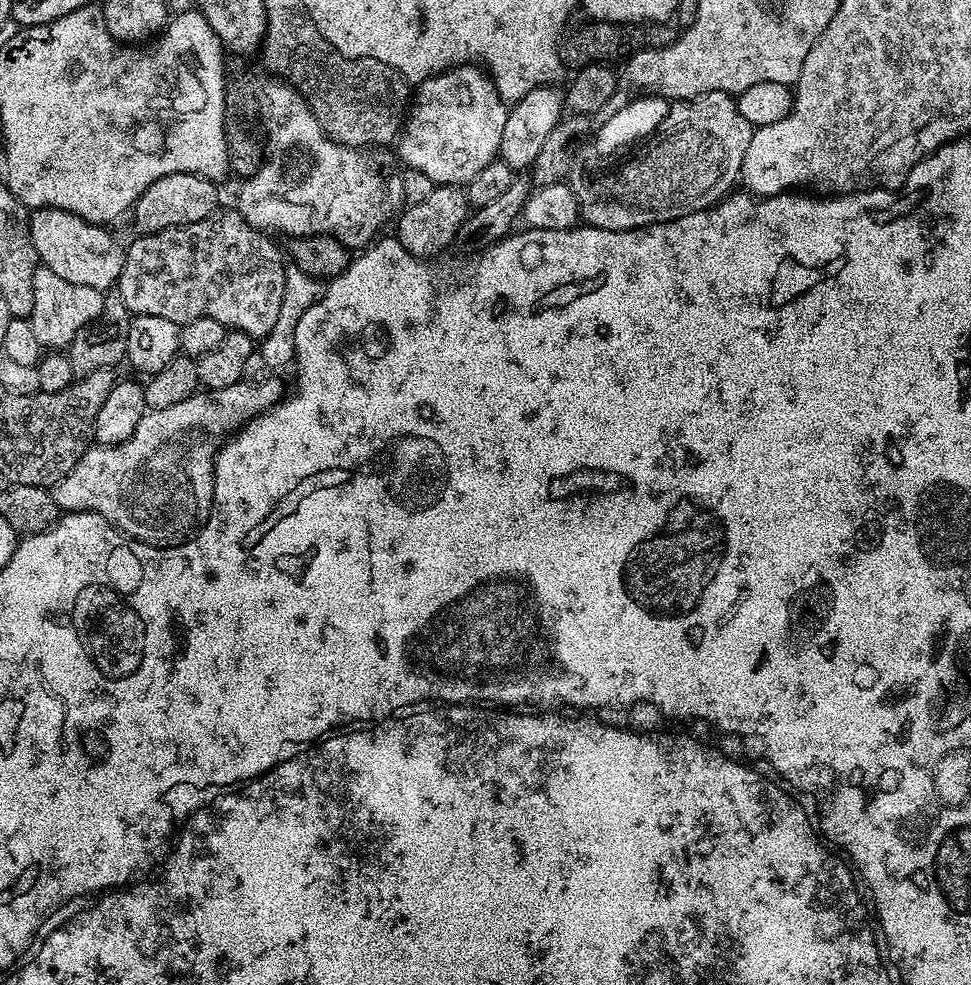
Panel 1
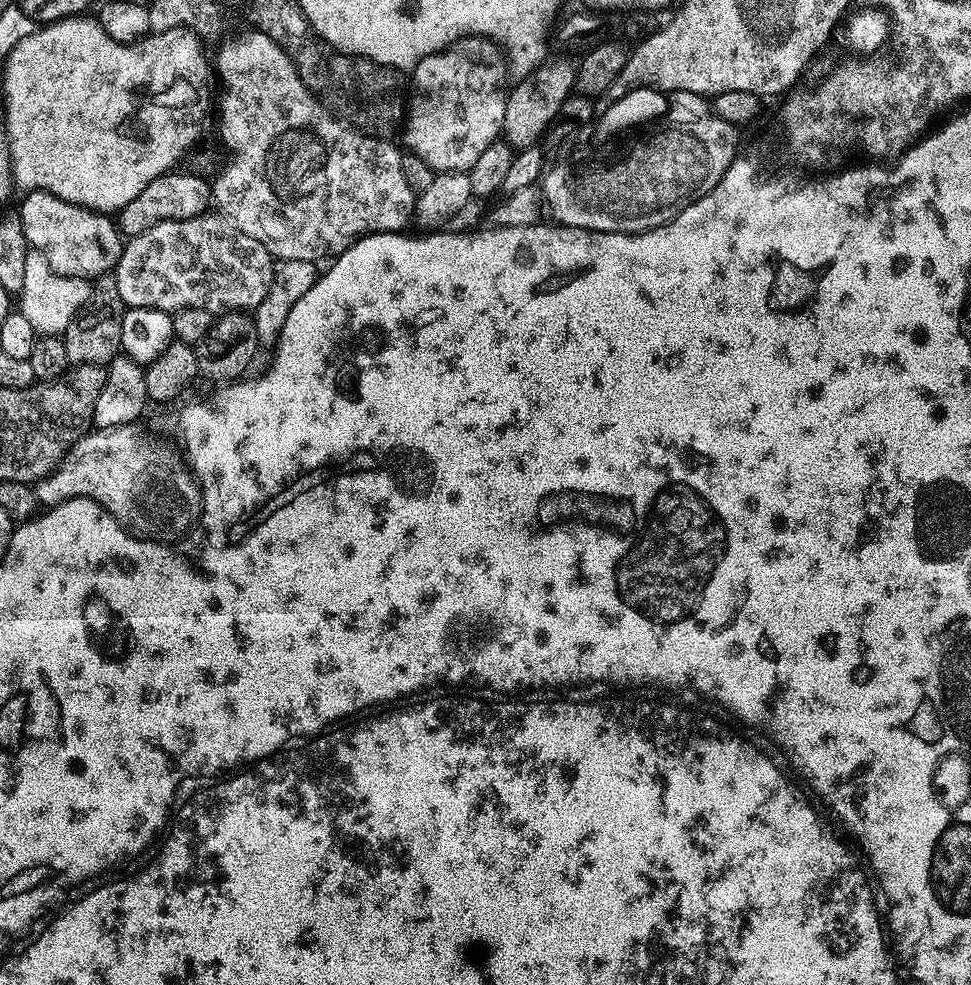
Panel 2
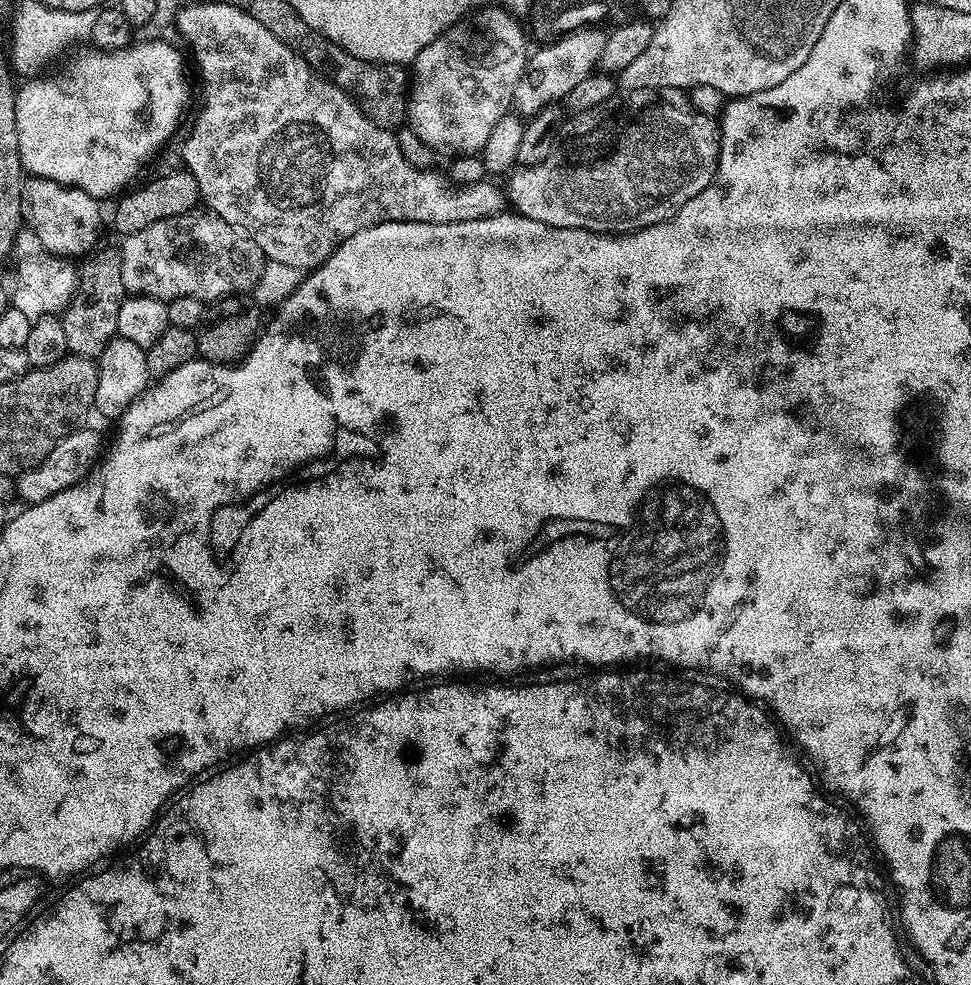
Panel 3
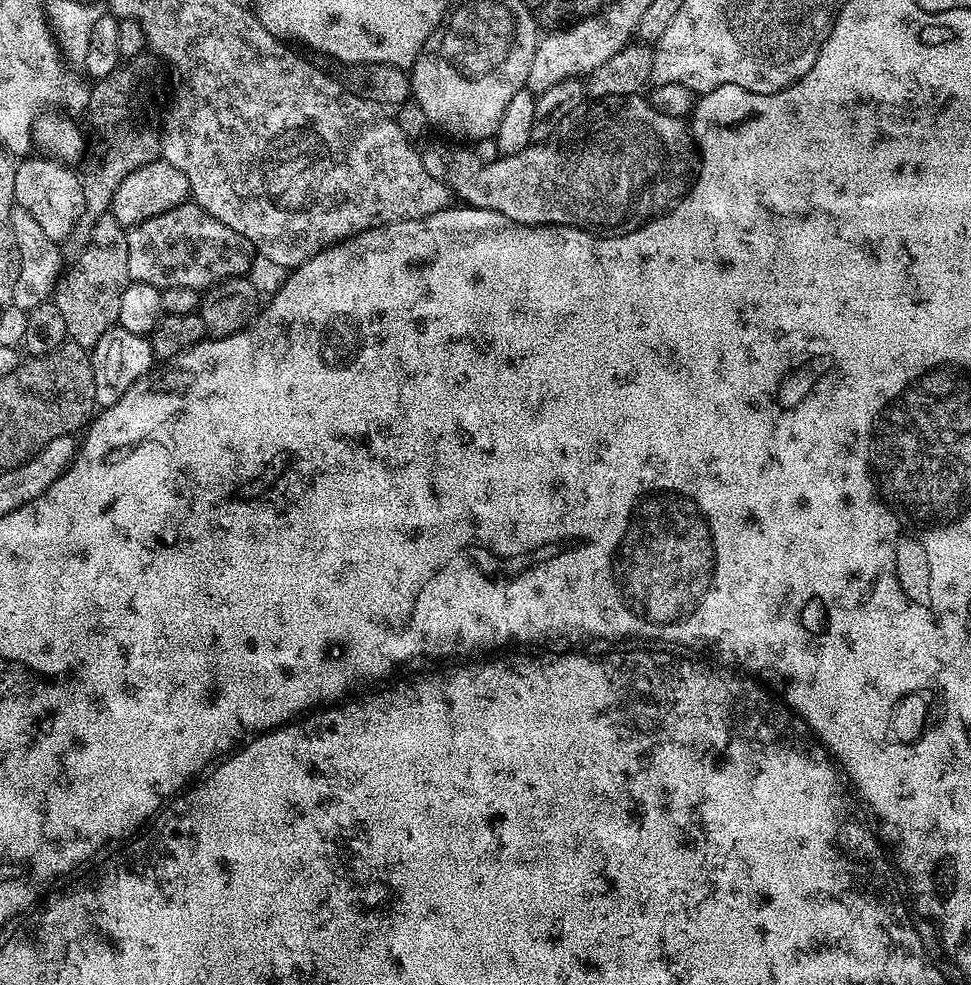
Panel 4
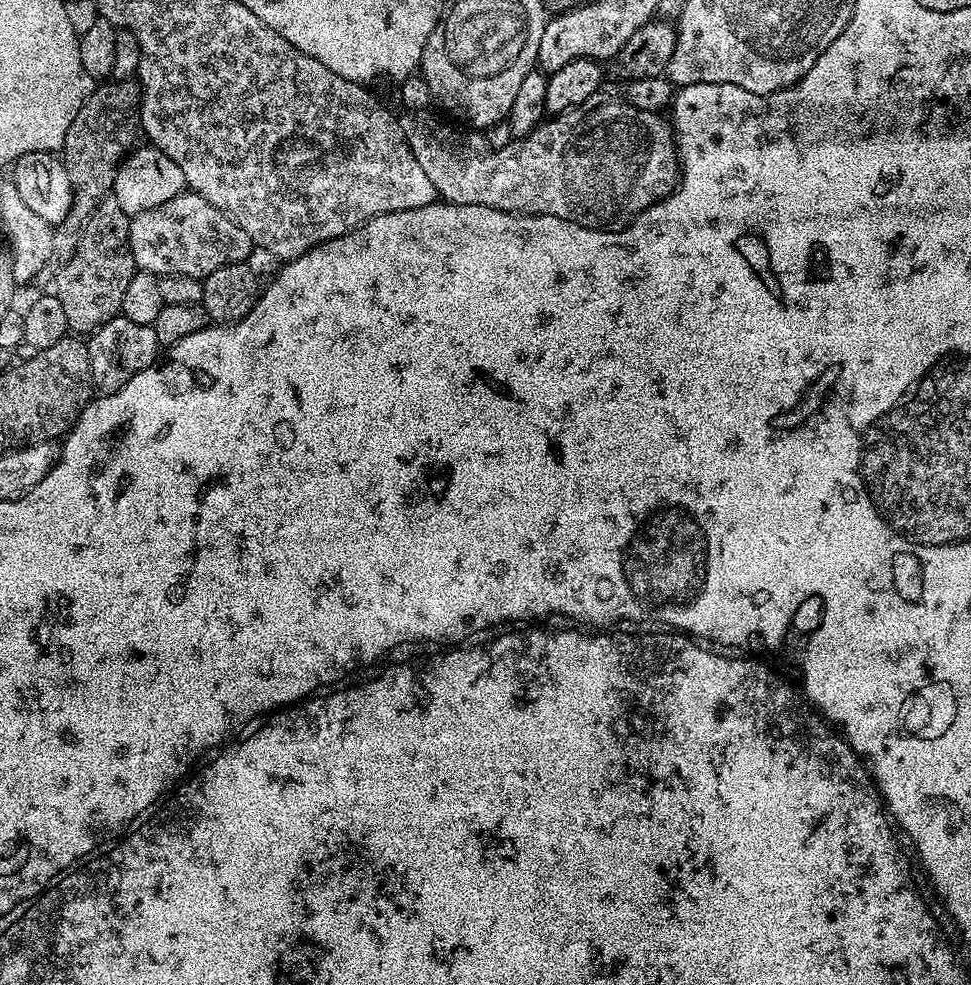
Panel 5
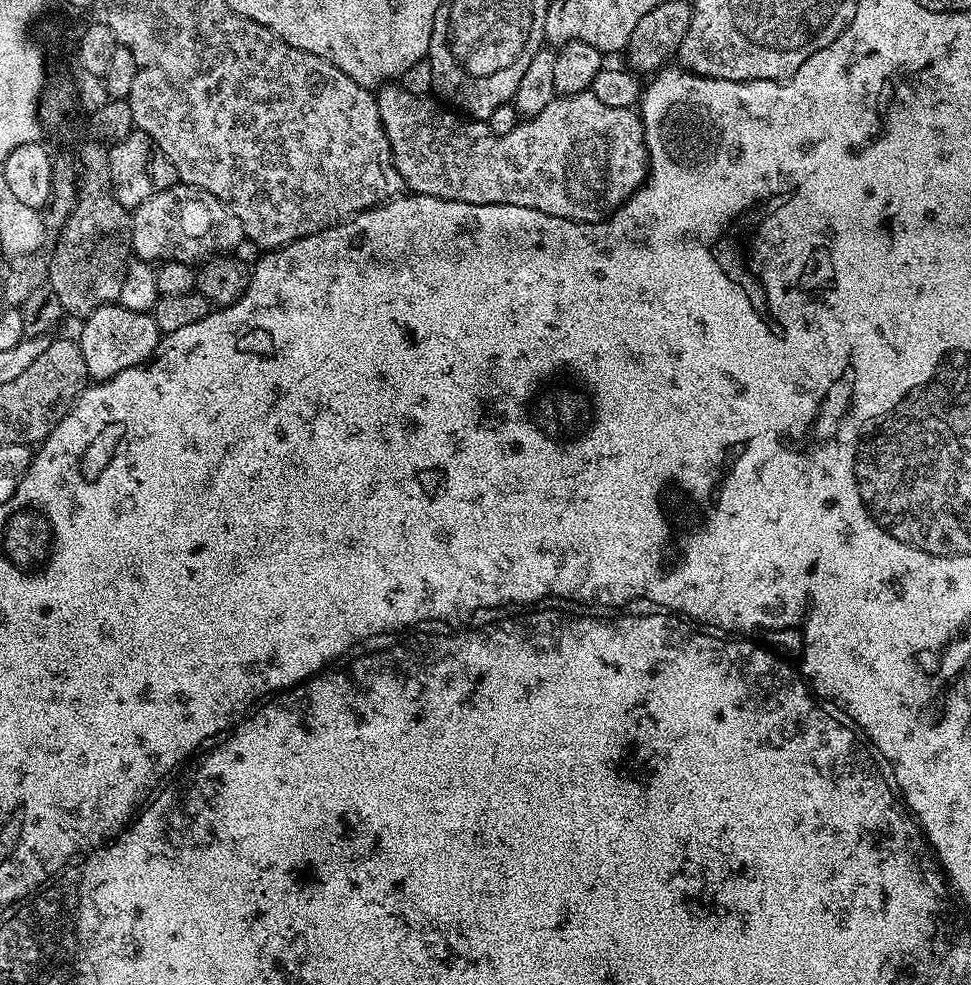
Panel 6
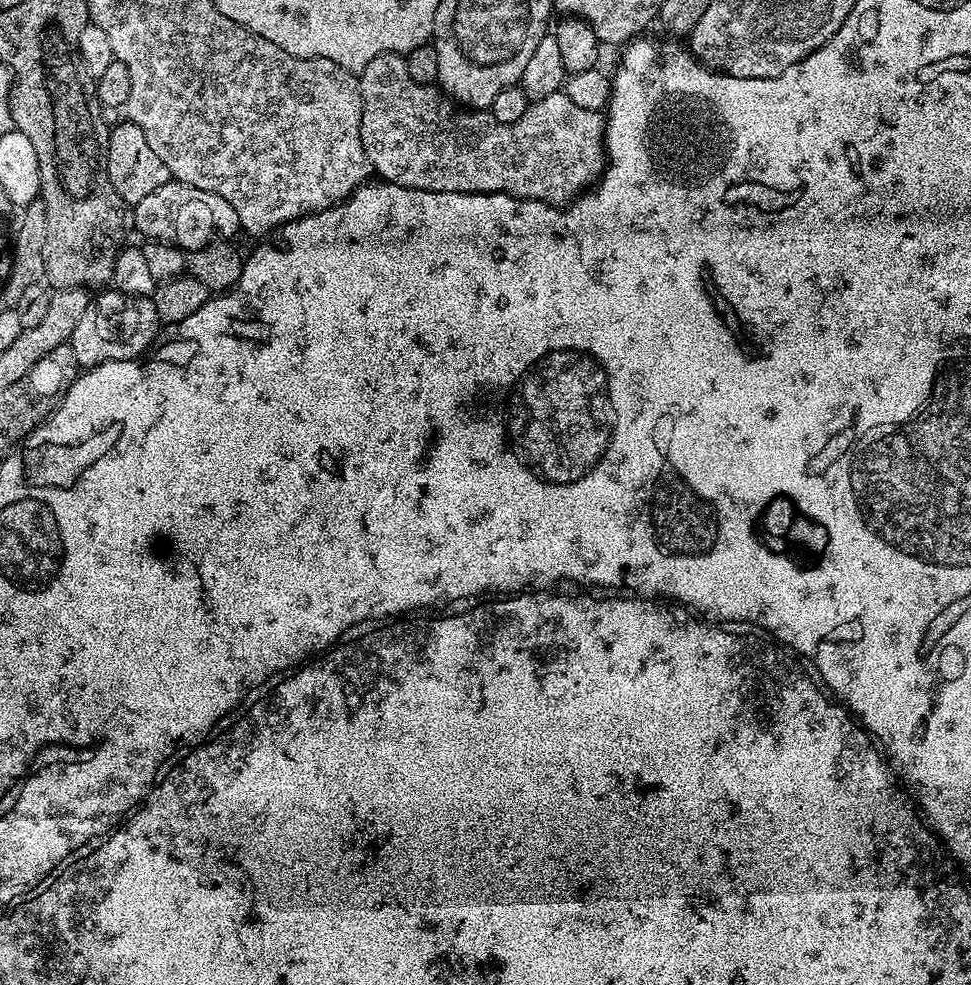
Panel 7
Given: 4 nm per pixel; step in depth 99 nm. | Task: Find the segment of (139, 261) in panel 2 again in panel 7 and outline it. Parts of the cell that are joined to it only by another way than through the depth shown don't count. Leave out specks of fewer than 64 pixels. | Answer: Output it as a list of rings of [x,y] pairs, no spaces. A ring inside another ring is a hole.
[[[173,179],[134,205],[134,224],[149,241],[173,244],[185,250],[201,248],[217,238],[231,241],[241,231],[238,214],[234,214],[234,206],[230,206],[226,198]]]

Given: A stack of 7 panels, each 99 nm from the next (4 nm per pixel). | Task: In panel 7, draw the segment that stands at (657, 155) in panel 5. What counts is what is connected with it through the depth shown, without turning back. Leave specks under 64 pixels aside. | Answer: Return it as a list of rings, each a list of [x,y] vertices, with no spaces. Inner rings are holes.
[[[387,52],[378,54],[366,62],[366,66],[359,73],[360,93],[364,99],[362,110],[362,144],[368,155],[368,162],[372,165],[375,175],[381,181],[406,186],[414,190],[426,190],[427,192],[501,192],[507,196],[513,196],[519,200],[540,200],[543,204],[567,206],[577,196],[589,191],[604,174],[606,167],[606,153],[604,150],[604,125],[605,117],[594,110],[585,110],[583,106],[576,106],[570,102],[570,98],[564,91],[550,94],[550,98],[542,98],[529,103],[526,114],[518,118],[518,122],[503,124],[493,118],[488,110],[465,110],[457,106],[439,87],[430,84],[419,84],[406,74],[406,62],[399,52]]]

